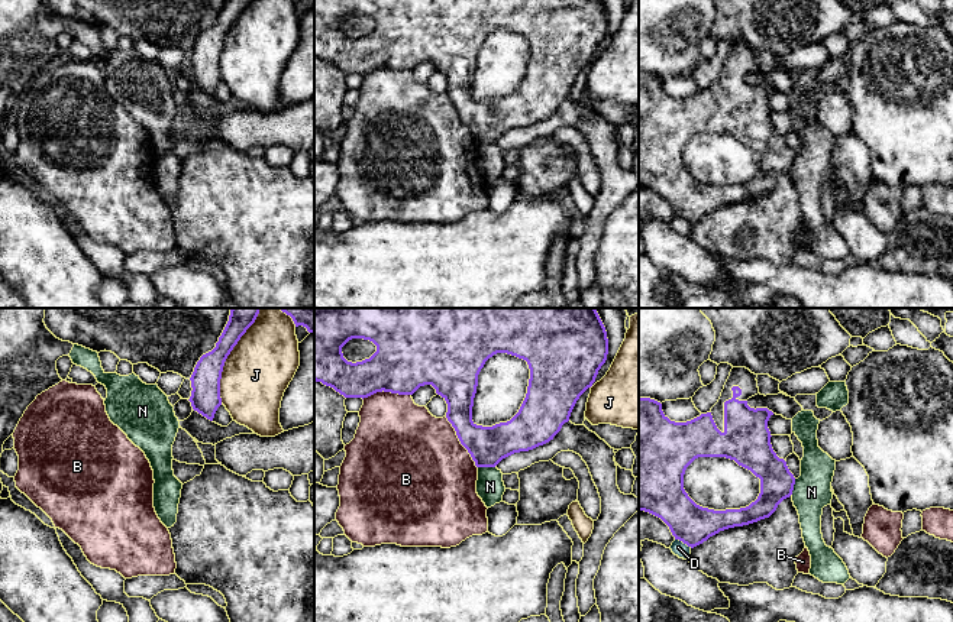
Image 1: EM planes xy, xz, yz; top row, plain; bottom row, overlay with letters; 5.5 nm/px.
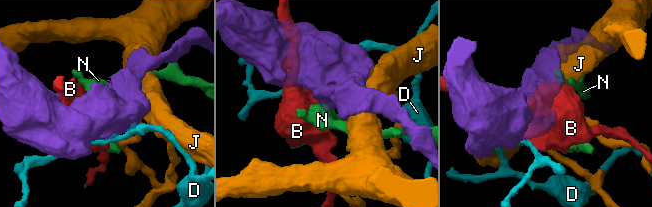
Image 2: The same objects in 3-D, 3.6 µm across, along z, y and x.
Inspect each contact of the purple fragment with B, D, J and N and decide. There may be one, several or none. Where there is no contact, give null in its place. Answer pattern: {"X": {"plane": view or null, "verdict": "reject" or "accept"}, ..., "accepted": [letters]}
{"B": {"plane": "xz", "verdict": "reject"}, "D": {"plane": "yz", "verdict": "reject"}, "J": {"plane": "xy", "verdict": "reject"}, "N": {"plane": "xz", "verdict": "reject"}, "accepted": []}

